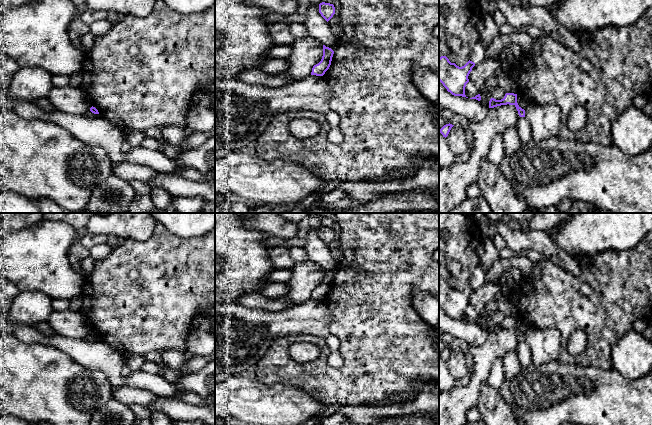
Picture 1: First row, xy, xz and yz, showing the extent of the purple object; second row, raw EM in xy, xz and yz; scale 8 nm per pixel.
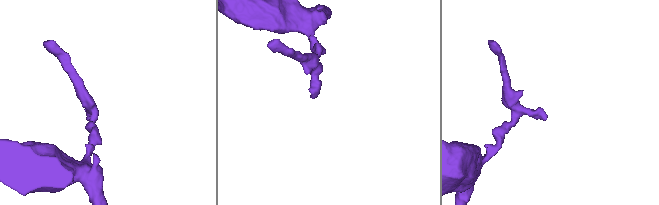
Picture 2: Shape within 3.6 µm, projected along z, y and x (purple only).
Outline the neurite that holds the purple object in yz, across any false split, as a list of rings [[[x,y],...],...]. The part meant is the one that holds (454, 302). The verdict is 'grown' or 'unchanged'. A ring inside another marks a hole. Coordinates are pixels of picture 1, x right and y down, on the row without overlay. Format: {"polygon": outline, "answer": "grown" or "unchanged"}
{"polygon": [[[479,264],[469,280],[469,285],[462,291],[451,287],[446,280],[439,282],[439,305],[454,320],[465,319],[465,311],[469,306],[468,300],[475,289],[480,288],[486,281],[484,266]]], "answer": "grown"}

